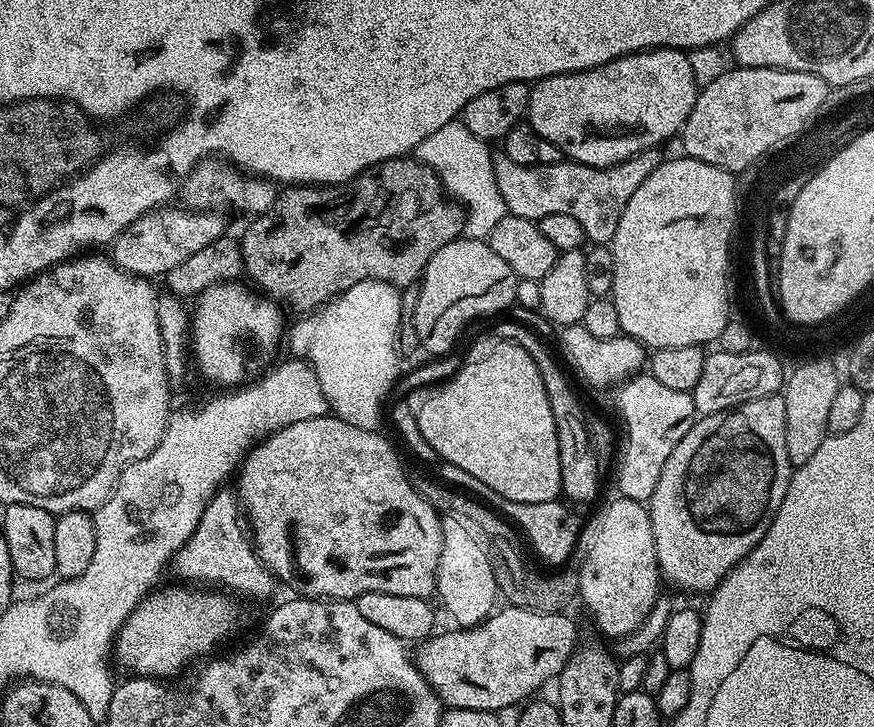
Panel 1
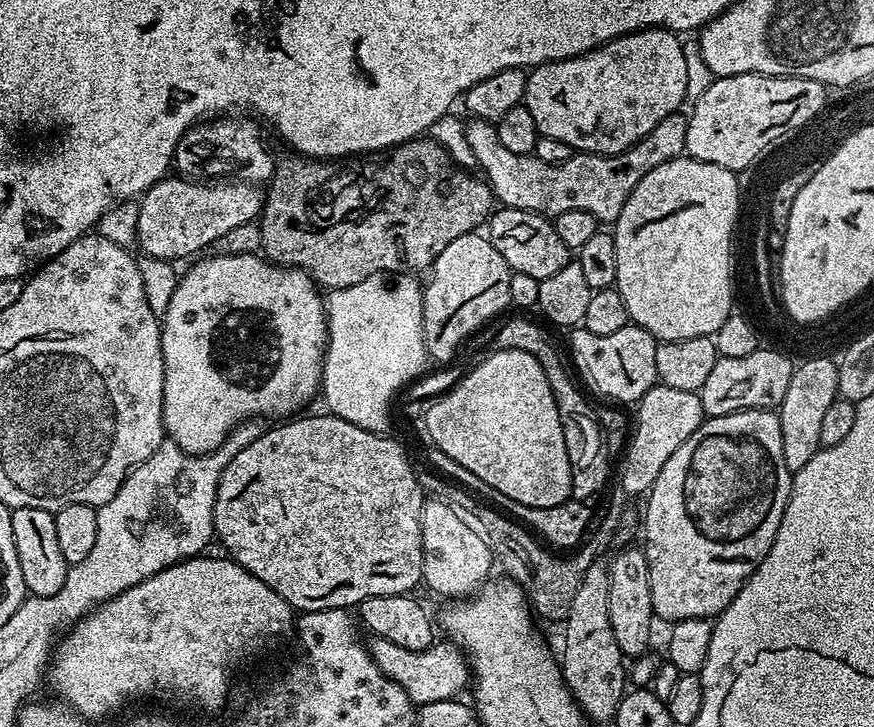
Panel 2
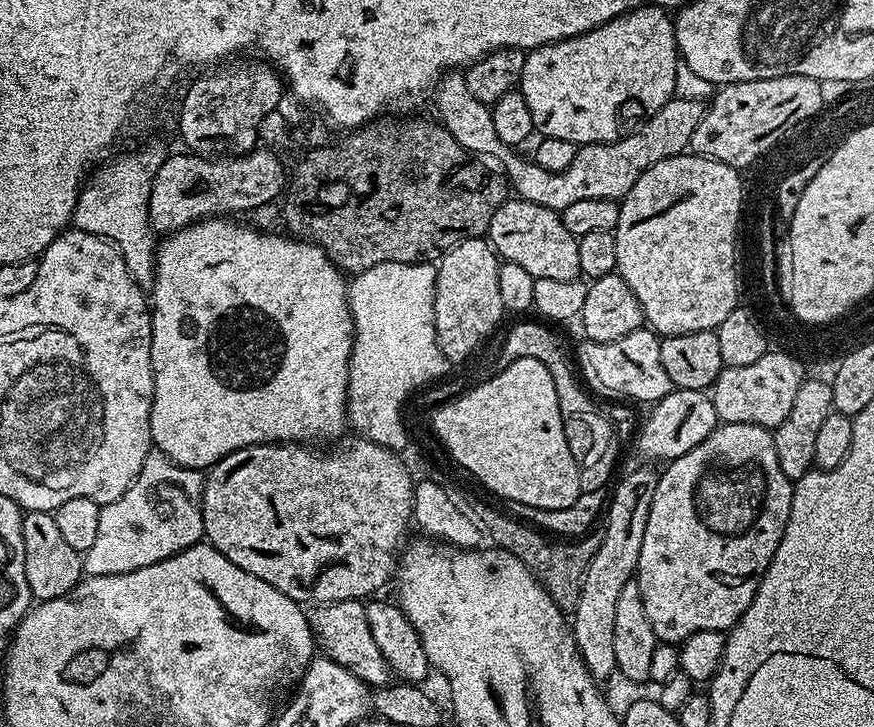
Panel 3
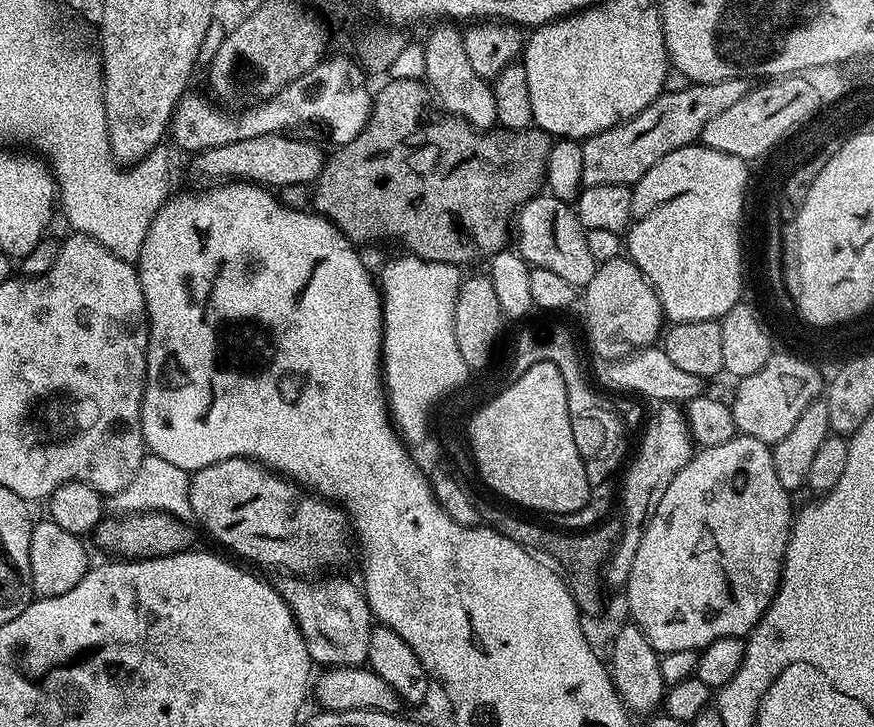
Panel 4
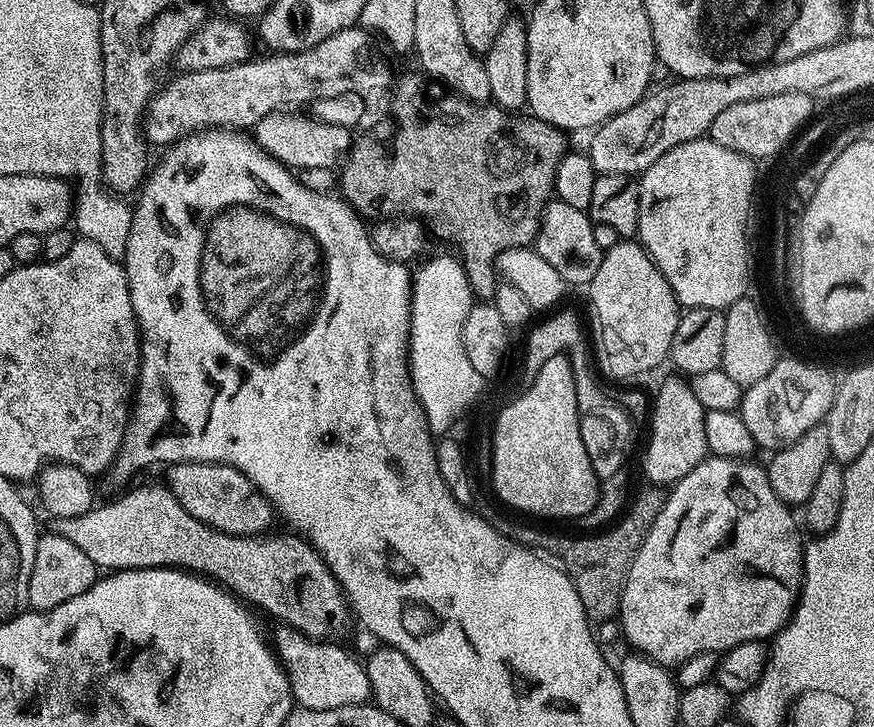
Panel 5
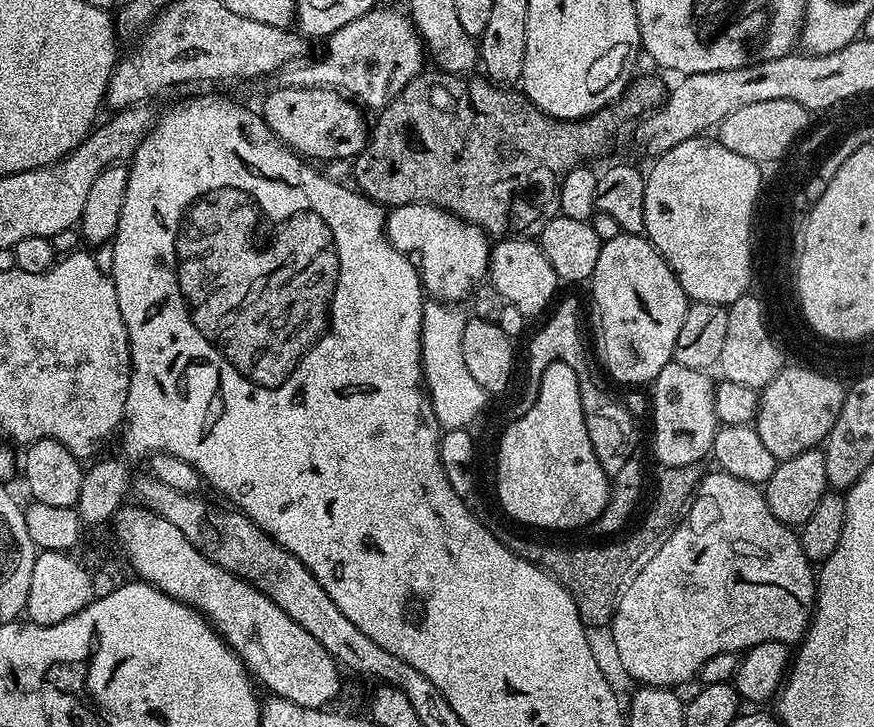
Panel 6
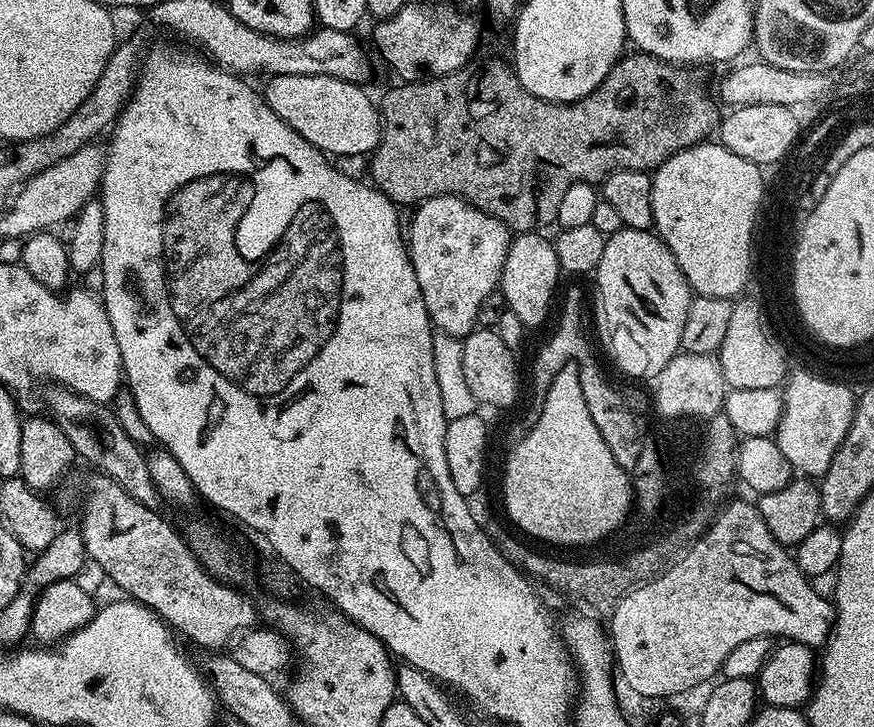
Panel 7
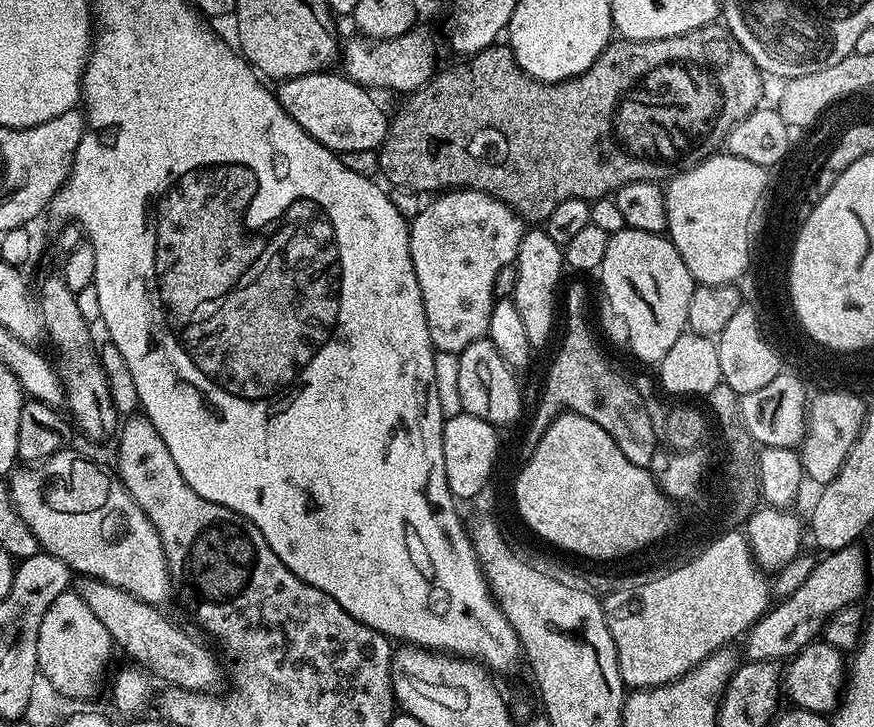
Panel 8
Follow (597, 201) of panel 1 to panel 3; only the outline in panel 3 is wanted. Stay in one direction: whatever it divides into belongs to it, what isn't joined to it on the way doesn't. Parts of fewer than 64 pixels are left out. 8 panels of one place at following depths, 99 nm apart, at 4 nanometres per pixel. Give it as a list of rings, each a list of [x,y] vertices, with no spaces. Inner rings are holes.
[[[453,70],[441,79],[435,89],[436,108],[440,111],[439,123],[443,124],[450,134],[454,134],[454,142],[462,146],[476,158],[489,156],[504,167],[503,175],[517,197],[526,202],[534,202],[538,206],[546,206],[550,210],[563,213],[566,206],[574,202],[583,202],[590,198],[606,198],[617,202],[632,189],[634,182],[654,166],[654,162],[665,160],[671,156],[679,156],[691,145],[692,135],[702,122],[705,101],[691,100],[683,94],[677,95],[662,110],[648,117],[635,130],[612,144],[581,144],[576,149],[574,160],[561,172],[551,172],[536,164],[535,159],[523,160],[515,156],[513,149],[504,144],[494,134],[492,110],[489,105],[478,102],[474,94],[470,94],[470,86],[466,86],[464,72]]]

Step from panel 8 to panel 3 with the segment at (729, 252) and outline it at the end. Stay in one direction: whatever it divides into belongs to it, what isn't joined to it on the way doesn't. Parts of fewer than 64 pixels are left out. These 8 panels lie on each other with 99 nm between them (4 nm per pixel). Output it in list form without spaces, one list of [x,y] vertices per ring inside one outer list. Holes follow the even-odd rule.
[[[695,154],[671,156],[654,162],[623,200],[616,227],[618,262],[616,272],[634,290],[647,327],[661,337],[691,332],[710,332],[720,327],[732,307],[732,266],[728,251],[732,247],[734,210],[746,191],[741,173],[717,160]]]

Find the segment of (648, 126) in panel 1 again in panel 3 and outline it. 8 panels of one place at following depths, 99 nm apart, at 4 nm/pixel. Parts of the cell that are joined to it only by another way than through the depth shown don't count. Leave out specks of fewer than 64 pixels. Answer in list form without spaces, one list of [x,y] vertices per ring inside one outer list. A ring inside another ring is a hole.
[[[649,3],[581,36],[531,49],[524,57],[518,91],[526,98],[530,118],[534,118],[536,132],[541,137],[562,138],[577,146],[612,144],[674,99],[678,92],[676,64],[678,68],[680,63],[673,17],[665,9]]]

